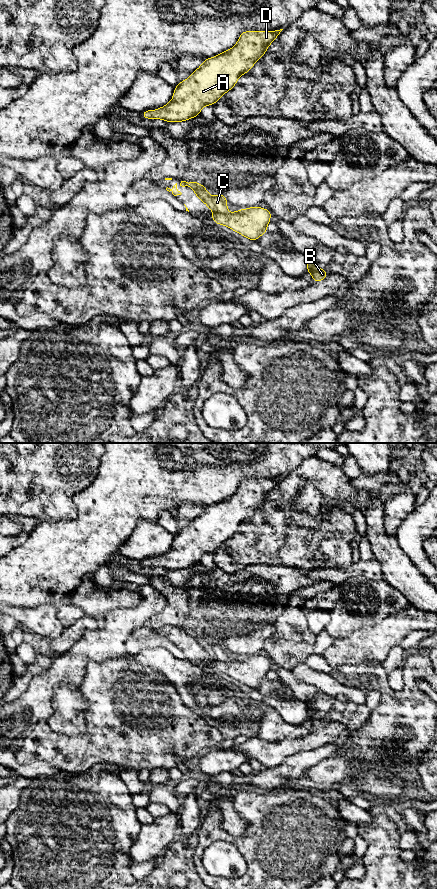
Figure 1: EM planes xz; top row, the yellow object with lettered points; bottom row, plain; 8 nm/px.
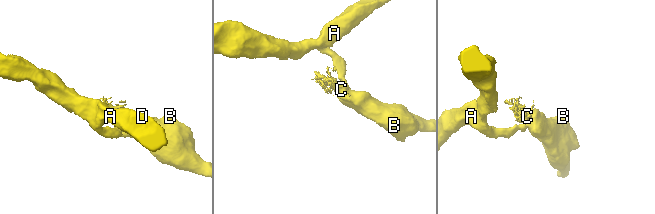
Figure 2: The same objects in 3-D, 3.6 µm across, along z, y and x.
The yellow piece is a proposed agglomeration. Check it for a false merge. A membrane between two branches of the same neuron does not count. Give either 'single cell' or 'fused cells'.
fused cells

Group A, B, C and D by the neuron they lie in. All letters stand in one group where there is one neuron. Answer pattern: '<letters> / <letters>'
A C D / B

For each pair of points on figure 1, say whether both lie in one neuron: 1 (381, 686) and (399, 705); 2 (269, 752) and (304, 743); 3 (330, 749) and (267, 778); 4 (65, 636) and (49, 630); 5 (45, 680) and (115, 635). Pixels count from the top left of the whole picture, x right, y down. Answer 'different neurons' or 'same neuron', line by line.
1: different neurons
2: same neuron
3: same neuron
4: different neurons
5: same neuron

